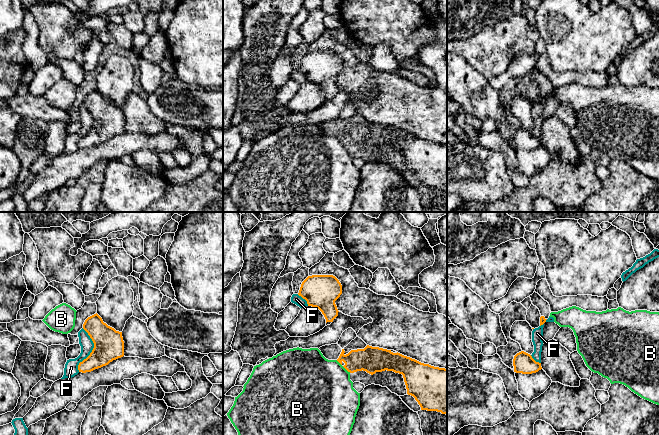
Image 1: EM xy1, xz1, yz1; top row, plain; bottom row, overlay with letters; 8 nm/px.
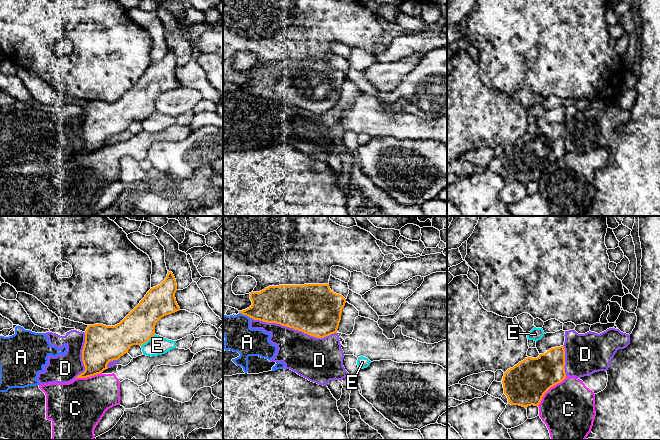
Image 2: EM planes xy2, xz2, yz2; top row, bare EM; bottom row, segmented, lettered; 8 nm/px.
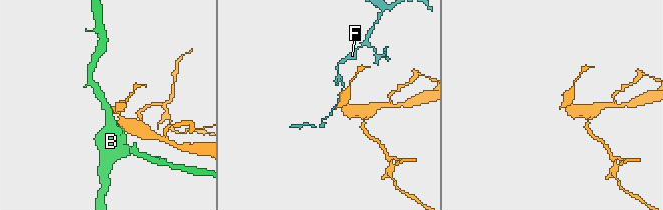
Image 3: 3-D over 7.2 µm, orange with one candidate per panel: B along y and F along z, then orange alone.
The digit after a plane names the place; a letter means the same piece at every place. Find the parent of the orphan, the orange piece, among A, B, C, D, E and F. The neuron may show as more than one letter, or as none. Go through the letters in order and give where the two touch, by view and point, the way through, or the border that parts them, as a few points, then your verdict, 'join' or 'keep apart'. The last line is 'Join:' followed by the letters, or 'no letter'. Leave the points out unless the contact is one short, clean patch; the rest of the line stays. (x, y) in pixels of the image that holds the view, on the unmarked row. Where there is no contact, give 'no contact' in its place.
A: contact xz2 (245, 90); border xz2 (239, 88), (250, 93); keep apart
B: contact xz1 (343, 142); border xz1 (336, 136), (350, 148); keep apart
C: contact yz2 (549, 164); keep apart
D: contact xz2 (293, 104); keep apart
E: contact xy2 (147, 116); keep apart
F: contact xy1 (92, 126); border xy1 (83, 104), (93, 119), (93, 125), (79, 139), (78, 147); keep apart
Join: no letter

